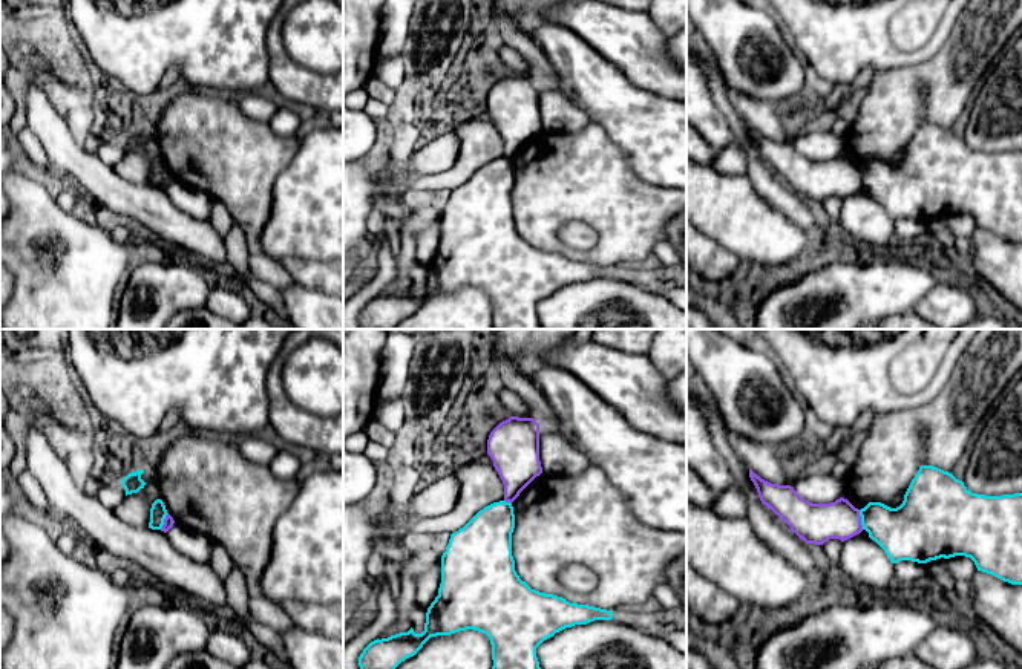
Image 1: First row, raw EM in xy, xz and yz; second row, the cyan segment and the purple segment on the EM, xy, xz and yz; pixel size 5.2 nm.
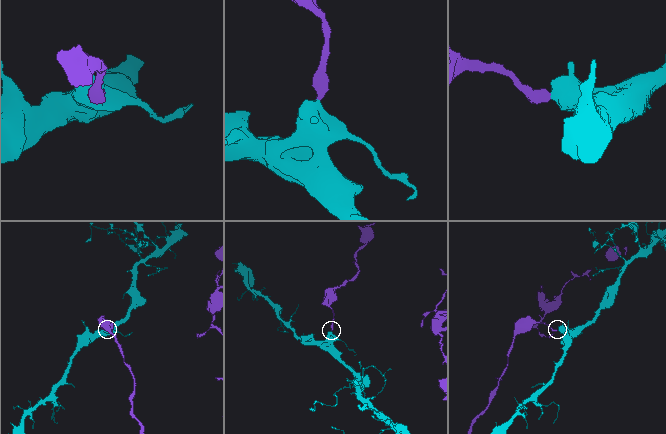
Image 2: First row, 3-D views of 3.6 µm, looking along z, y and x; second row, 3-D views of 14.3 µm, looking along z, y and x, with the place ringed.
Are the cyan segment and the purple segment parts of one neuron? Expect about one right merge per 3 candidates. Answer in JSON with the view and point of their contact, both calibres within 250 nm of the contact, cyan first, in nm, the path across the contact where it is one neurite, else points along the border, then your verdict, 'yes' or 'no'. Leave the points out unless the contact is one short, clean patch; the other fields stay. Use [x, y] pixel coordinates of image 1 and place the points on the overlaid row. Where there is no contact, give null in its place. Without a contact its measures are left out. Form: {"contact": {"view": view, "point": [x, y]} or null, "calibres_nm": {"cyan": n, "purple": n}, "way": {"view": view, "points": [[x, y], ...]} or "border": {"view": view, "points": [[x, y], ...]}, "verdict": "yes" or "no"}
{"contact": {"view": "yz", "point": [861, 519]}, "calibres_nm": {"cyan": 280, "purple": 220}, "border": {"view": "yz", "points": [[858, 510], [863, 528]]}, "verdict": "no"}

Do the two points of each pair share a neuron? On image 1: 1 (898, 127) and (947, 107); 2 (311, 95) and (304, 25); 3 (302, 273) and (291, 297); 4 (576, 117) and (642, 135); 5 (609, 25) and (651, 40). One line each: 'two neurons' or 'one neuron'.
1: one neuron
2: two neurons
3: two neurons
4: two neurons
5: one neuron

